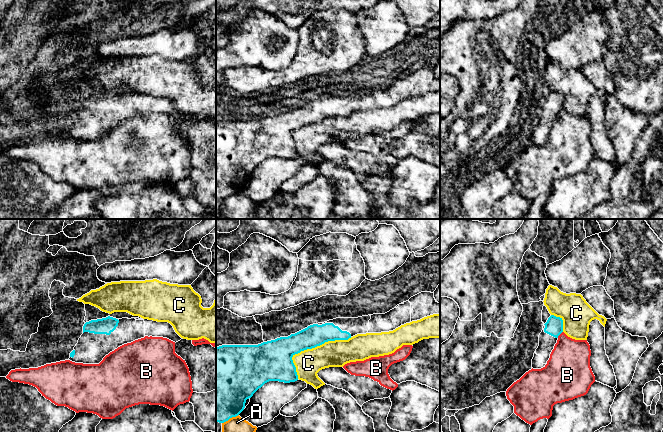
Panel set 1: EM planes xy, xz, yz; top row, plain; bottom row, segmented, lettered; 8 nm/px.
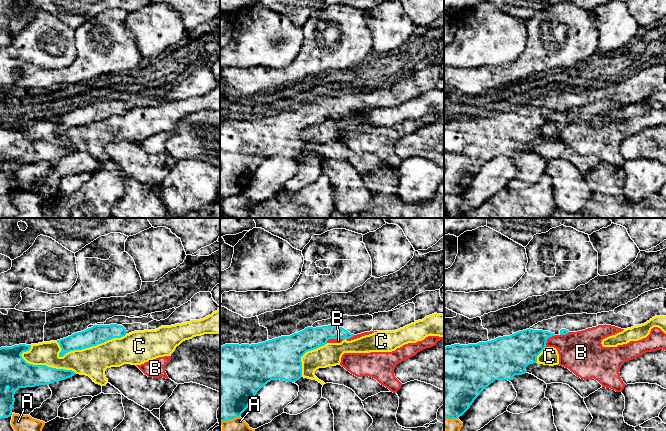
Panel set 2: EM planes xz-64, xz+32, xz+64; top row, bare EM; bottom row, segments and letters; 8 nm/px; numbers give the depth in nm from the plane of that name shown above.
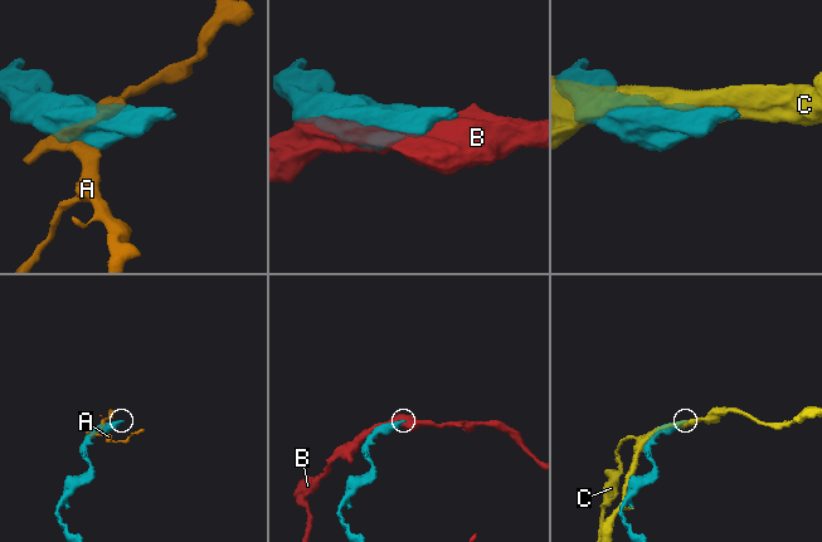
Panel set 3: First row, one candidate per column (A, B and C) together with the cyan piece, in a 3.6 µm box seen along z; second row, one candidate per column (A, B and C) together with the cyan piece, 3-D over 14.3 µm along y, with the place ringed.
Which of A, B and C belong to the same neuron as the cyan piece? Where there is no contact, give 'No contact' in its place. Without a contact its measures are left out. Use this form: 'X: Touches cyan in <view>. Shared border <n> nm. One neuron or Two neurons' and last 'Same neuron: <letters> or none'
A: Touches cyan in xz. Shared border 150 nm. Two neurons
B: Touches cyan in yz. Shared border 70 nm. Two neurons
C: Touches cyan in xz. Shared border 550 nm. Two neurons
Same neuron: none

